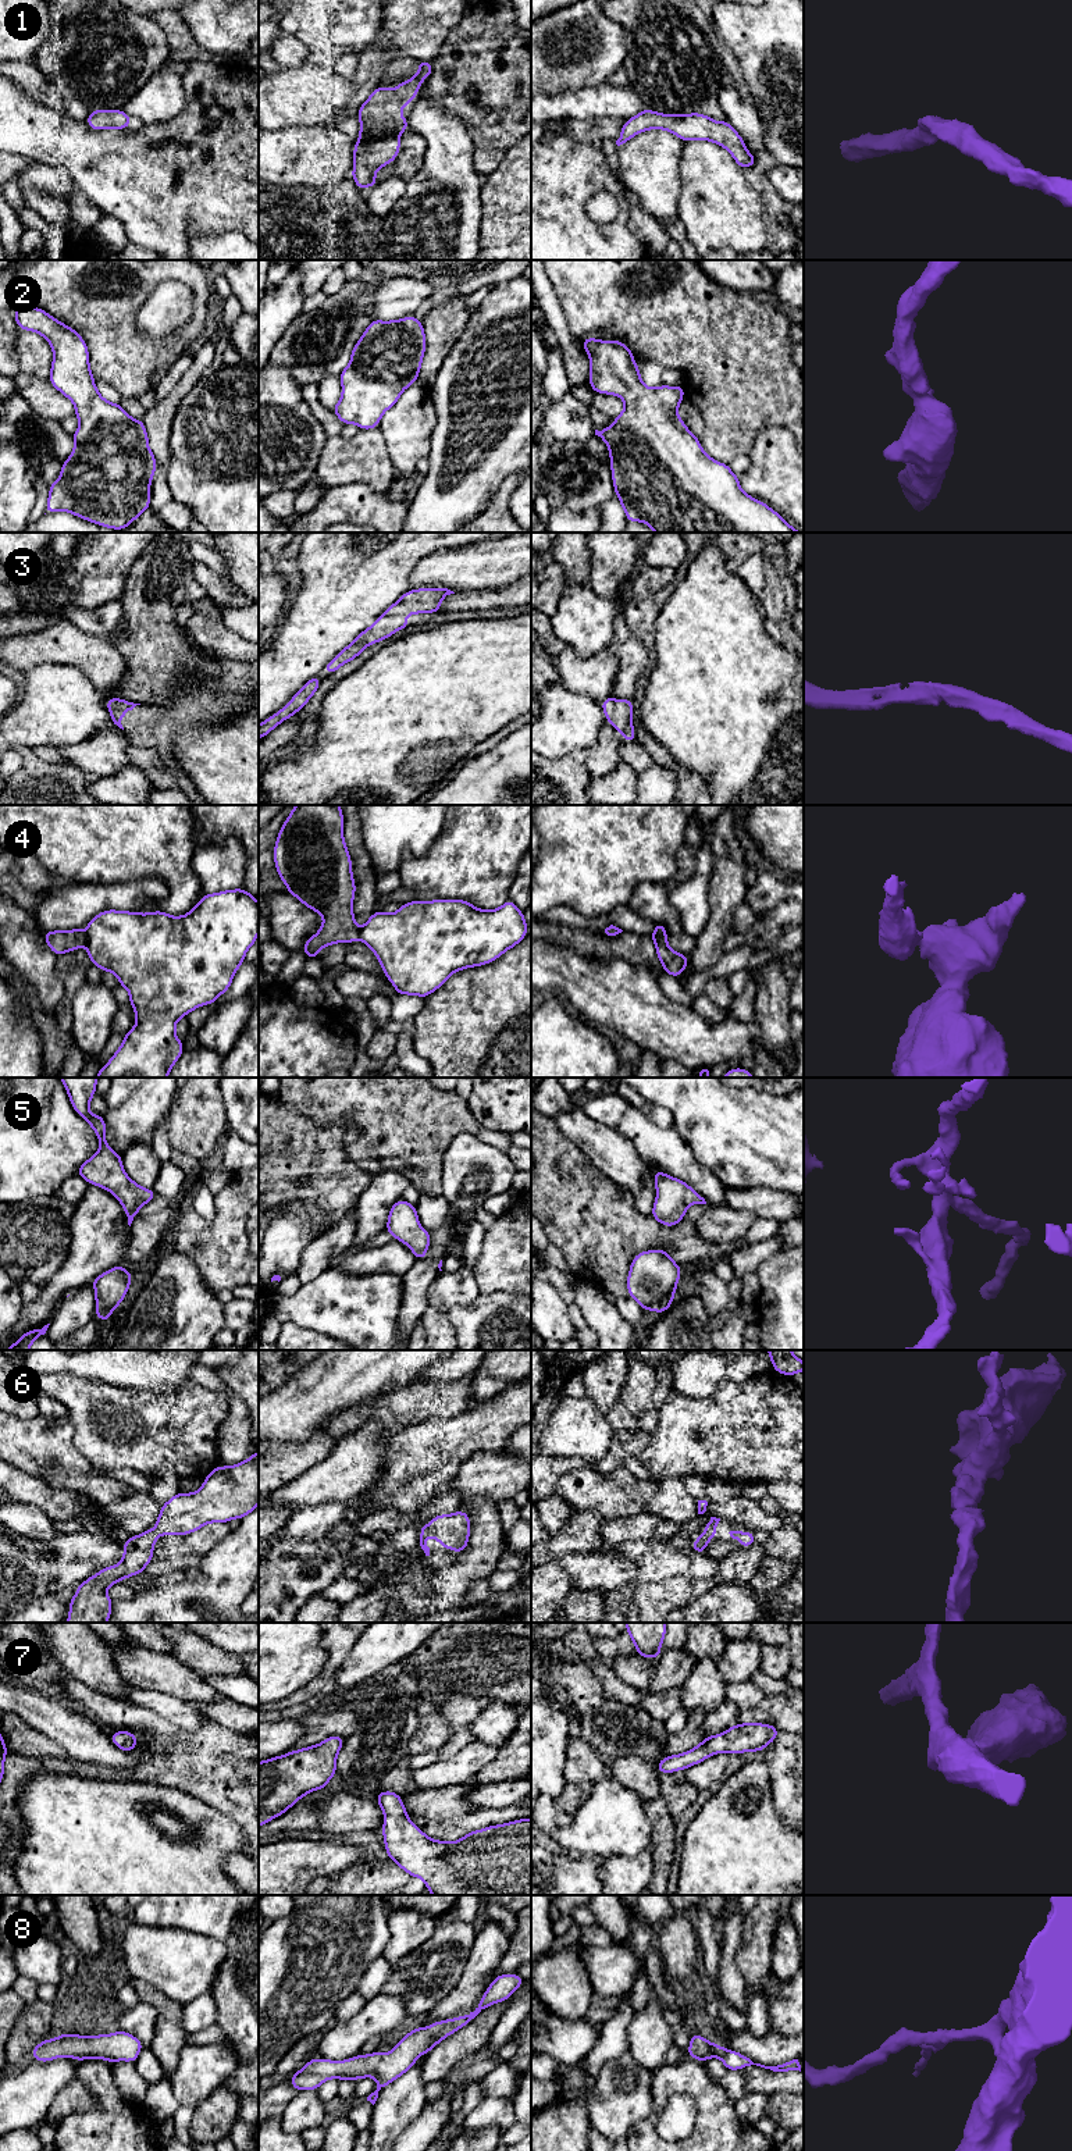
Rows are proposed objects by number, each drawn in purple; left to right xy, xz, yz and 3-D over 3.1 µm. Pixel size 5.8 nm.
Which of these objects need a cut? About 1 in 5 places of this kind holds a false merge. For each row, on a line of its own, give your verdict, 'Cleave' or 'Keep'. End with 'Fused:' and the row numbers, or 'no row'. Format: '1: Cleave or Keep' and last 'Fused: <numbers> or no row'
1: Keep
2: Keep
3: Keep
4: Cleave
5: Keep
6: Keep
7: Keep
8: Keep
Fused: 4

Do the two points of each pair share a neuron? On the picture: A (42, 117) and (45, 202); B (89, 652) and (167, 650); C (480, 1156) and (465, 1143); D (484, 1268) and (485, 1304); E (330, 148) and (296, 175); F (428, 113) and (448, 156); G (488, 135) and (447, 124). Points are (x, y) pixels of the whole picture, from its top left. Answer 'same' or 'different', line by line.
A: different
B: different
C: same
D: different
E: same
F: same
G: different

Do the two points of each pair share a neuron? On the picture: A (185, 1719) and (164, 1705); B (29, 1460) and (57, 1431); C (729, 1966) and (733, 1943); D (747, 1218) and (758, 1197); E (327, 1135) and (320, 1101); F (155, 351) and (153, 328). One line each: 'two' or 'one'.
A: one
B: one
C: one
D: two
E: two
F: two

